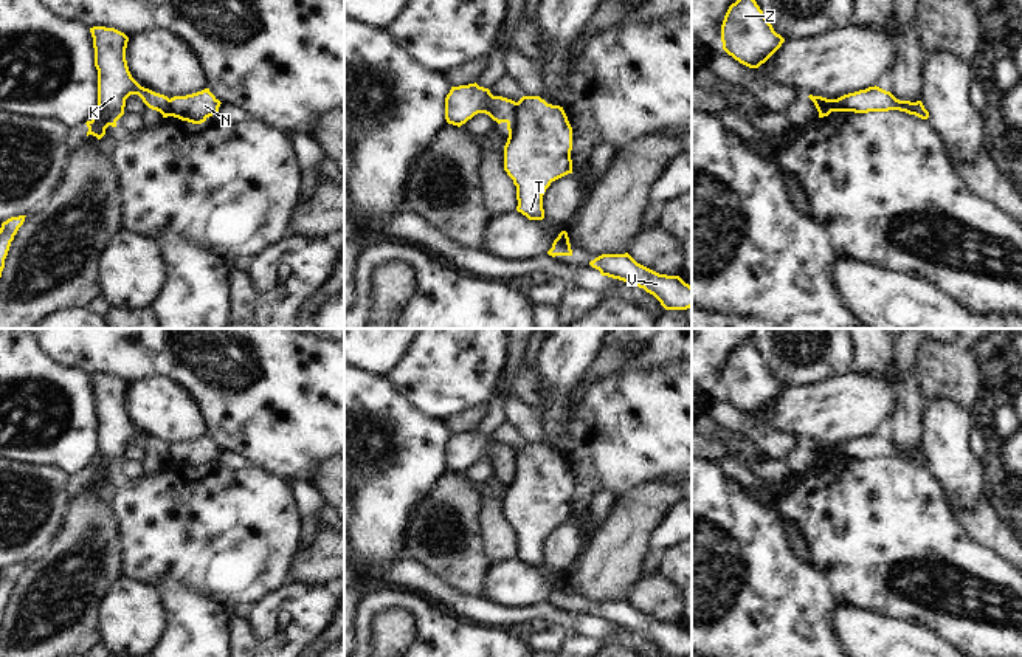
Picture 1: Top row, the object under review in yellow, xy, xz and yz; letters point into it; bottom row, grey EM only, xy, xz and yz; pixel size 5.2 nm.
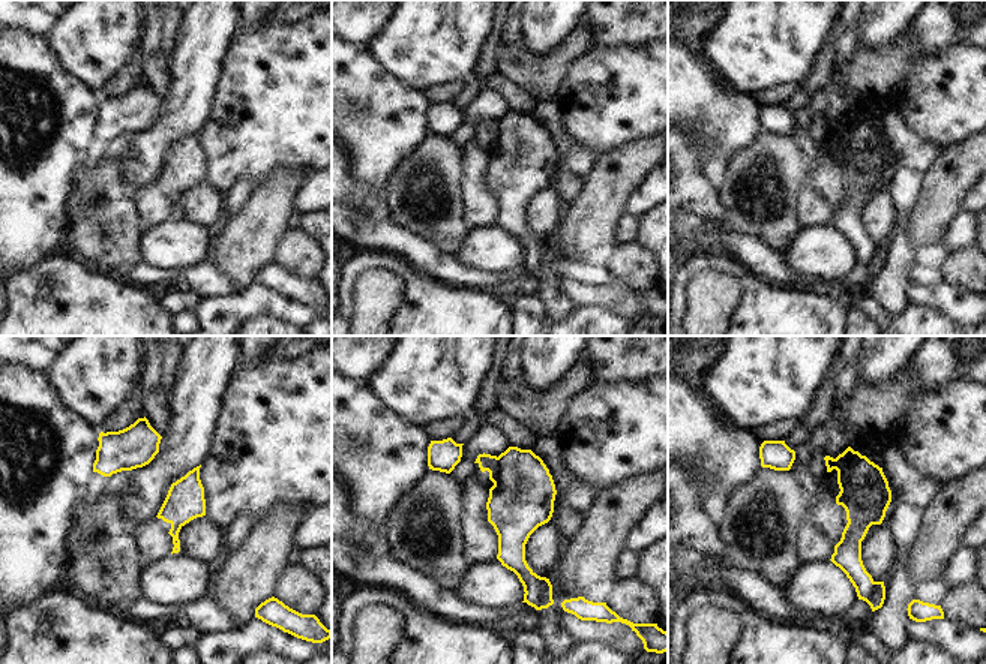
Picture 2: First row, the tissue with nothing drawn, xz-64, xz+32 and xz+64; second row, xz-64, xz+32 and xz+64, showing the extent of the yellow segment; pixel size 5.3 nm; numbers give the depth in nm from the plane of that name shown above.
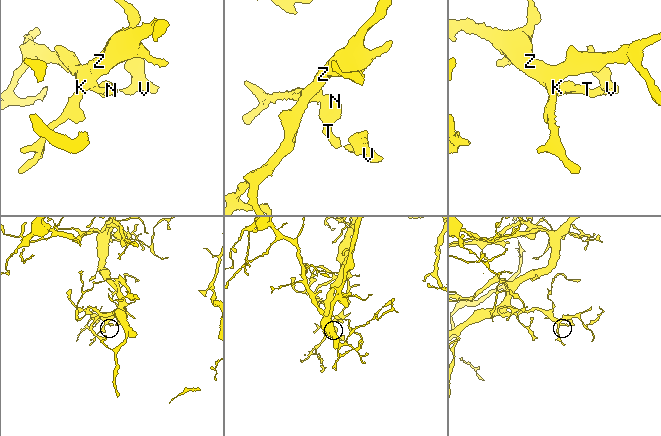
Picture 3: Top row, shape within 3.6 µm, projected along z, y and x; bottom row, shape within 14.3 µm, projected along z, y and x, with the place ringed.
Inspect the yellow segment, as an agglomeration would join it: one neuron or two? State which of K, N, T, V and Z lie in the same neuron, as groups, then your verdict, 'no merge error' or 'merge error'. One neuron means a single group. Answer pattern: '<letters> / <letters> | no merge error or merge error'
K Z / N T V | merge error

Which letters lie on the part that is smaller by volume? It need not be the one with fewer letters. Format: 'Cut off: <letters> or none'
Cut off: N, T, V

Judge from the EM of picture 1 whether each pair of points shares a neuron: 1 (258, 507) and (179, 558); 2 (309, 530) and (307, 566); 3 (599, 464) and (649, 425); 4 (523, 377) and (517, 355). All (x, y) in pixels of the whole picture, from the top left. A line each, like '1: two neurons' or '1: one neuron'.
1: one neuron
2: two neurons
3: one neuron
4: two neurons

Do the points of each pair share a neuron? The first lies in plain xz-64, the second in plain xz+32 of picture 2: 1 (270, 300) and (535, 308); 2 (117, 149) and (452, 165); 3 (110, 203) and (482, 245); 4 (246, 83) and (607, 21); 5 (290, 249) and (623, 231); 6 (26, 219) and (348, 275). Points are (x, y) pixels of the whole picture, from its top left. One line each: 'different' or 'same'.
1: different
2: different
3: different
4: different
5: different
6: different

